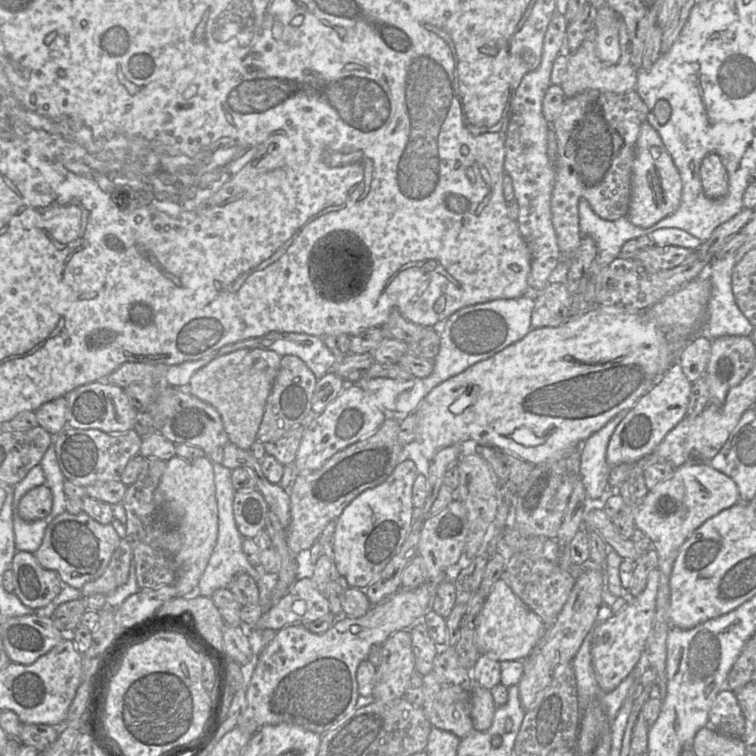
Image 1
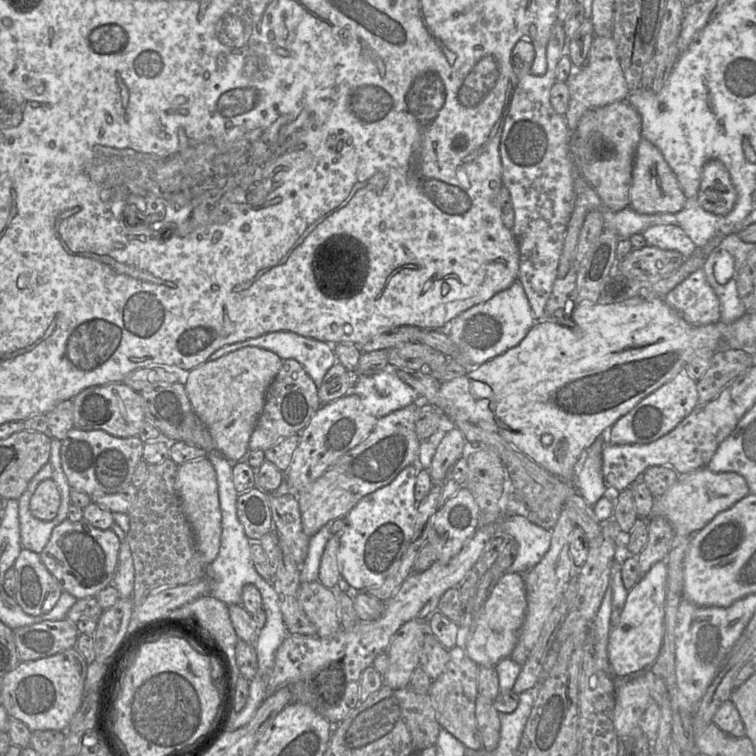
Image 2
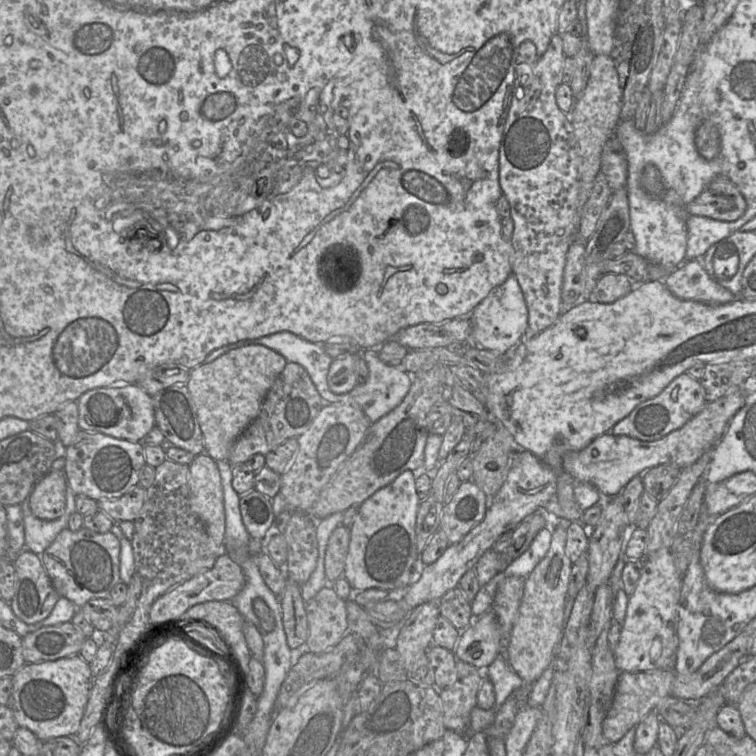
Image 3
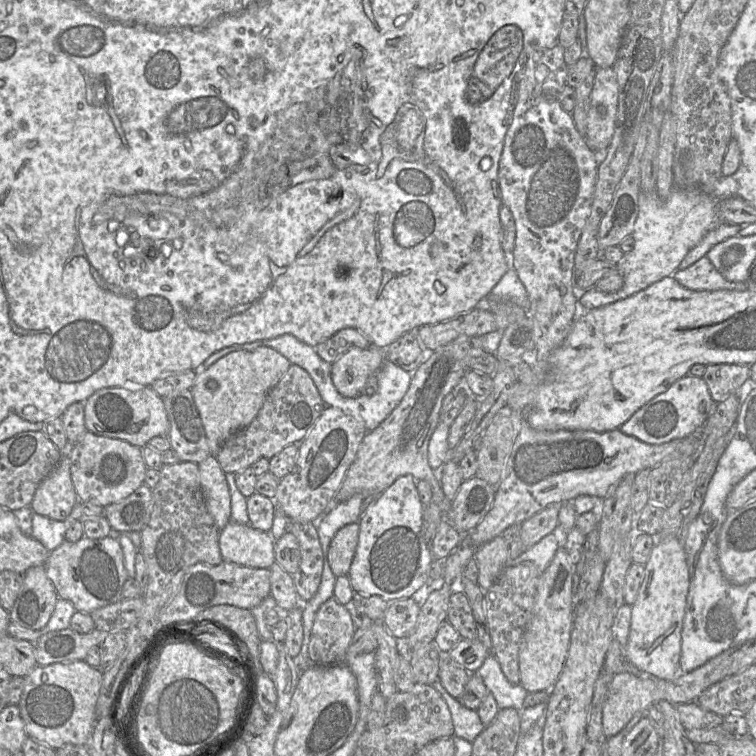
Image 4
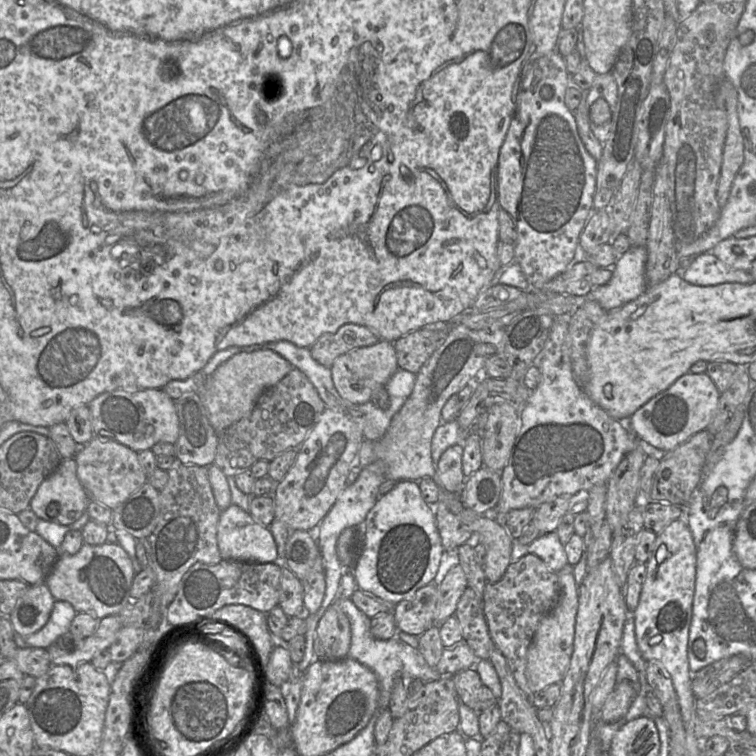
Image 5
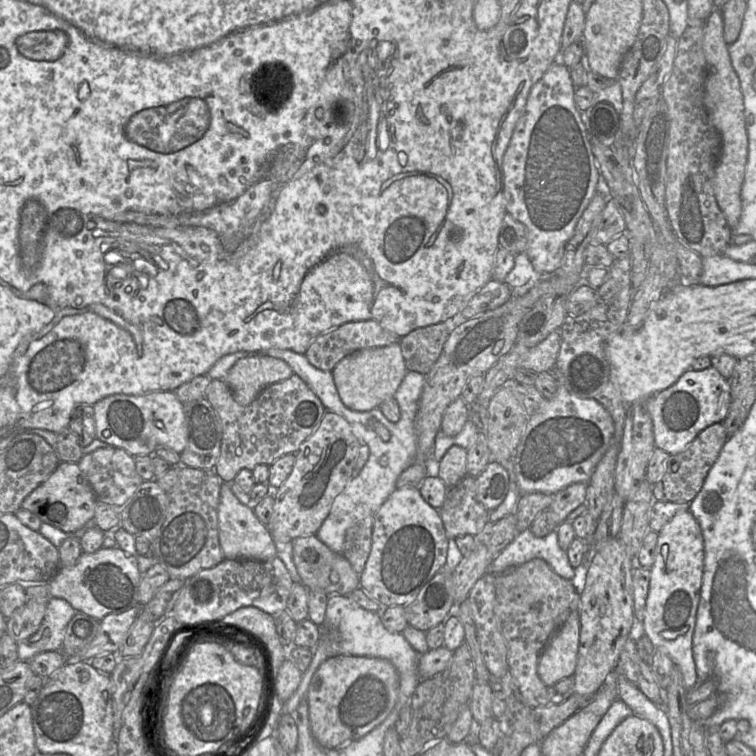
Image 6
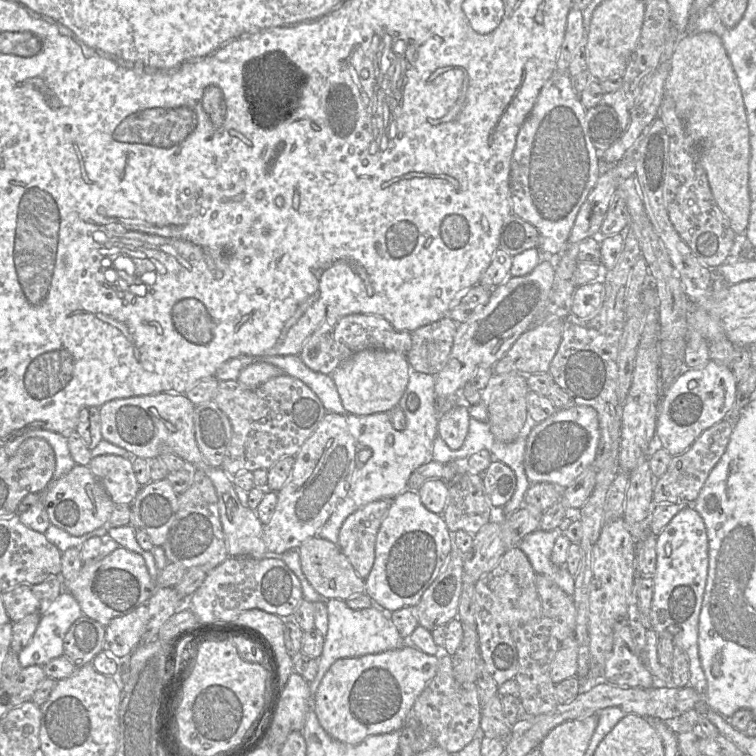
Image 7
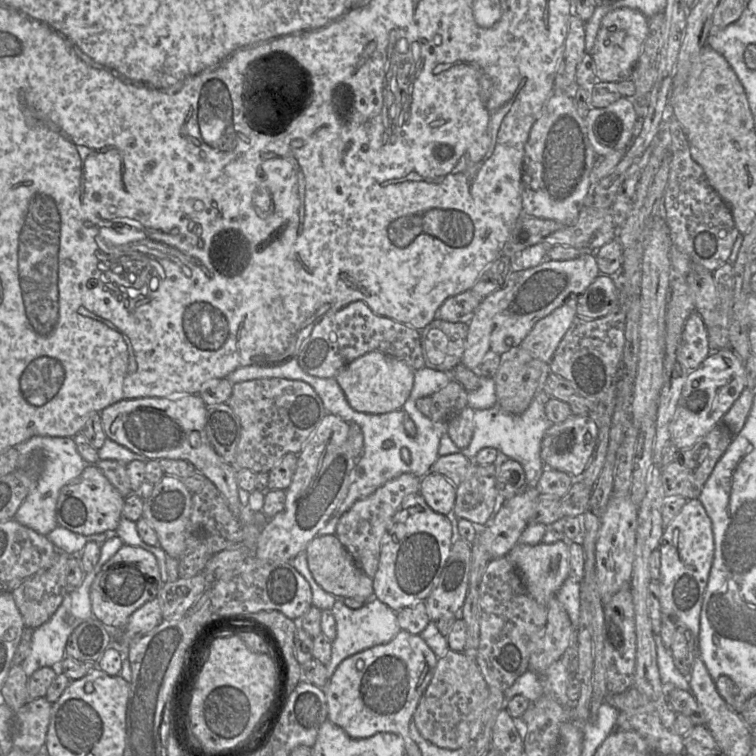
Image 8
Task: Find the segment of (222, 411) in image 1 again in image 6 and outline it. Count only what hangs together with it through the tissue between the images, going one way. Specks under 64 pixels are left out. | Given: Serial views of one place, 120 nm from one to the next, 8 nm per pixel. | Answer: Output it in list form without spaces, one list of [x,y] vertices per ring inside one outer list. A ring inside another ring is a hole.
[[[257,355],[239,359],[223,380],[230,387],[235,401],[246,406],[252,403],[264,388],[288,379],[293,373],[283,360]]]

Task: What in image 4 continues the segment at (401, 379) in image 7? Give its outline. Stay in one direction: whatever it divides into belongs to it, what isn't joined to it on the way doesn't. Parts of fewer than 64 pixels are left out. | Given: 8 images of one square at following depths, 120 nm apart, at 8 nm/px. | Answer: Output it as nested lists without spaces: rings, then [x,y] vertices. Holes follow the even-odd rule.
[[[375,346],[350,349],[332,363],[332,382],[342,396],[357,397],[364,394],[368,377],[377,374],[385,360],[384,350]]]

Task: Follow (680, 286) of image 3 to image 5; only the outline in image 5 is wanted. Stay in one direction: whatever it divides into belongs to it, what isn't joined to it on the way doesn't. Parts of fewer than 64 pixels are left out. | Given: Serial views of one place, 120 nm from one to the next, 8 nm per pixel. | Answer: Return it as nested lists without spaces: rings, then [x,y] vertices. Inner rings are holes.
[[[712,253],[695,256],[680,277],[697,286],[714,286],[723,283],[748,284],[755,281],[750,272],[731,268]]]

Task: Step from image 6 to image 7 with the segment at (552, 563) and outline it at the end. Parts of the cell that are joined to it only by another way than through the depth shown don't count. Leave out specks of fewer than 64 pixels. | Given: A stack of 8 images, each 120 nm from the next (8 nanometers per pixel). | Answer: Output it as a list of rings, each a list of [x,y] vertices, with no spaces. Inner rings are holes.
[[[537,529],[536,531],[527,534],[527,535],[519,542],[519,544],[517,545],[517,546],[525,553],[525,555],[528,557],[528,559],[529,559],[529,561],[530,561],[530,564],[531,564],[531,566],[532,566],[532,568],[534,569],[534,571],[535,571],[536,574],[549,574],[549,572],[556,572],[556,570],[554,570],[554,568],[556,568],[556,567],[558,567],[559,569],[561,569],[561,570],[563,570],[563,571],[569,572],[569,571],[567,570],[567,567],[559,567],[559,566],[555,565],[555,564],[551,561],[551,553],[552,553],[554,544],[555,544],[555,542],[556,542],[556,539],[558,538],[558,536],[559,536],[561,533],[563,533],[563,532],[560,532],[559,529],[555,529],[555,530],[551,530],[551,531],[543,531],[543,530]]]

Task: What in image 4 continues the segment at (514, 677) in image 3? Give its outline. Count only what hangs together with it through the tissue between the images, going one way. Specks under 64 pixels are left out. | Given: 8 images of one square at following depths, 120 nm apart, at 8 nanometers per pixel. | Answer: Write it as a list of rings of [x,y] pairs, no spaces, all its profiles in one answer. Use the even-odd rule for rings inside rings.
[[[489,654],[482,666],[475,672],[483,679],[499,709],[521,710],[523,708],[523,702],[528,692],[521,684],[512,684],[507,680],[499,661],[493,654]]]

